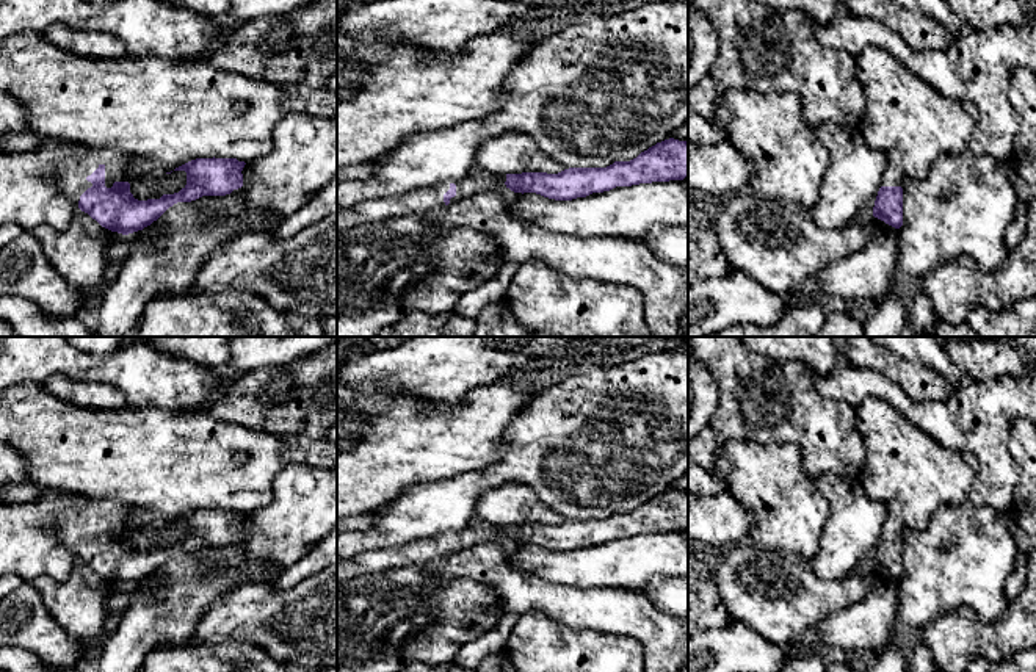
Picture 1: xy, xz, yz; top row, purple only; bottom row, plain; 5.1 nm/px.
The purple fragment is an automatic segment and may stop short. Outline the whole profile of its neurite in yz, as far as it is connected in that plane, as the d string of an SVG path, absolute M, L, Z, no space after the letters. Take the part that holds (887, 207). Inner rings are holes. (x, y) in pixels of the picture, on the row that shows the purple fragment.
M890 150L887 152L887 168L881 179L873 216L895 229L903 226L903 180L903 155L900 150Z

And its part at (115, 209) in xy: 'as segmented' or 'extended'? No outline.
extended

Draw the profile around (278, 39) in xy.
M282 25L279 28L273 28L268 31L263 49L271 52L287 52L287 47L293 41L293 33L287 25Z

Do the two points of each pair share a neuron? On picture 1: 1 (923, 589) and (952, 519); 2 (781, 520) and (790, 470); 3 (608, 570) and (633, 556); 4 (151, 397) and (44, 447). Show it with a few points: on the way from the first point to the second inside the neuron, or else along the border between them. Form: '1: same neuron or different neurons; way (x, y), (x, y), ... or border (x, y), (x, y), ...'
1: same neuron; way (933, 572), (933, 547), (942, 536)
2: same neuron; way (782, 508), (782, 483)
3: same neuron; way (615, 564), (627, 563)
4: different neurons; border (127, 406), (165, 409)

